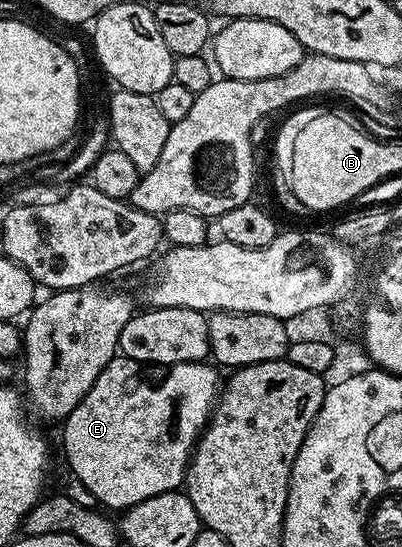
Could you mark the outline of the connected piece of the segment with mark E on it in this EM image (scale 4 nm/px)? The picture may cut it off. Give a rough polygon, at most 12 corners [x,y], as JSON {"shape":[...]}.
{"shape":[[116,354],[62,421],[104,509],[184,487],[221,391]]}

